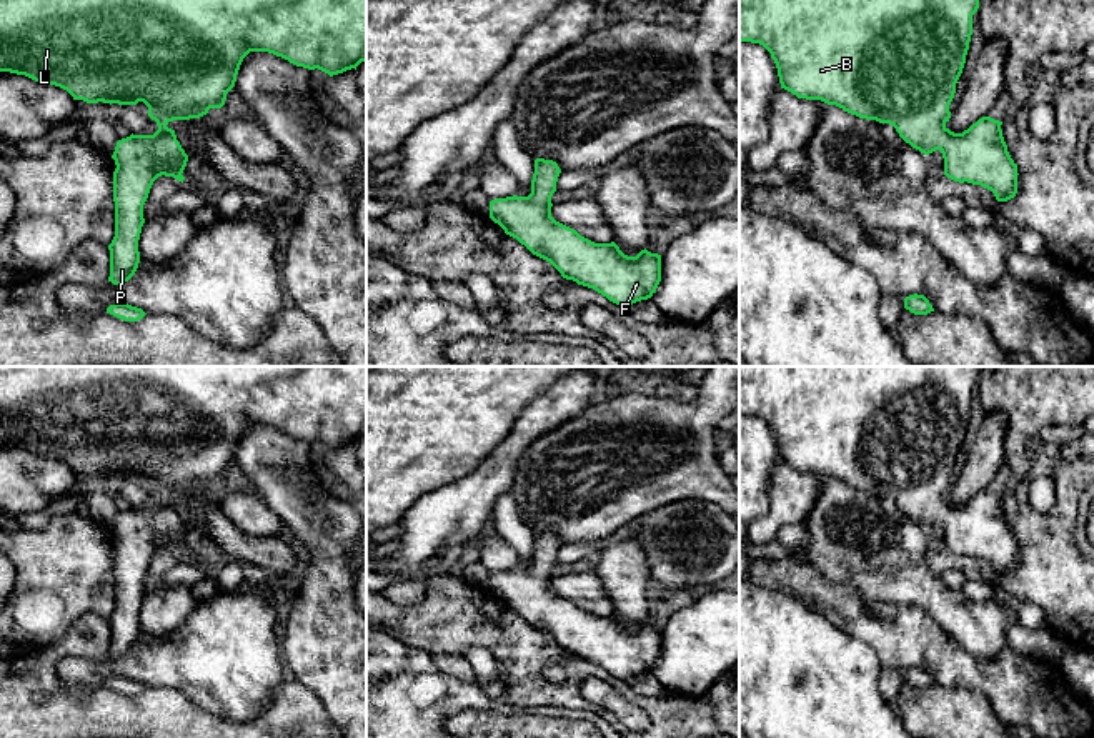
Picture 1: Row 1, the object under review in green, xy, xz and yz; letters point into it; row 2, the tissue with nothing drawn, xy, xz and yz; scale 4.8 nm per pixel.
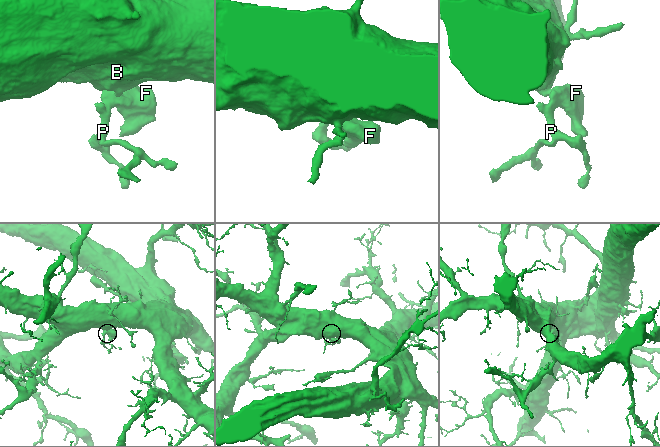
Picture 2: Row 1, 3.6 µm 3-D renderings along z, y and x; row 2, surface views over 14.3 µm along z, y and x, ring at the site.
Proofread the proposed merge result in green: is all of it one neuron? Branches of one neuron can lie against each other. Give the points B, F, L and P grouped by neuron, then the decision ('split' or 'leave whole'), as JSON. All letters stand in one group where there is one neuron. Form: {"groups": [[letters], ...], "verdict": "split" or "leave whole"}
{"groups": [["B", "F", "L", "P"]], "verdict": "leave whole"}

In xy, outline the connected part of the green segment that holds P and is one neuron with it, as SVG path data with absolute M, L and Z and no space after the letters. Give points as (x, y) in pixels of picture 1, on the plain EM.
M0 367L0 445L25 448L35 455L48 456L67 463L73 473L87 476L118 476L137 478L143 475L148 480L148 490L157 495L158 503L153 508L130 508L117 515L112 531L115 533L113 545L113 575L115 575L115 610L108 618L110 623L110 650L108 655L122 658L128 655L140 636L138 613L143 591L143 578L148 571L153 555L165 548L183 556L182 548L188 528L177 513L175 503L167 498L173 493L200 491L210 481L221 481L226 466L235 460L236 448L243 431L250 425L268 425L288 433L296 440L308 443L321 443L330 450L351 443L366 435L366 367Z

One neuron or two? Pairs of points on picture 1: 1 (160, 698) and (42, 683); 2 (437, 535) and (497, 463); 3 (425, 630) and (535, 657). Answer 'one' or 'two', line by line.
1: one
2: one
3: one

